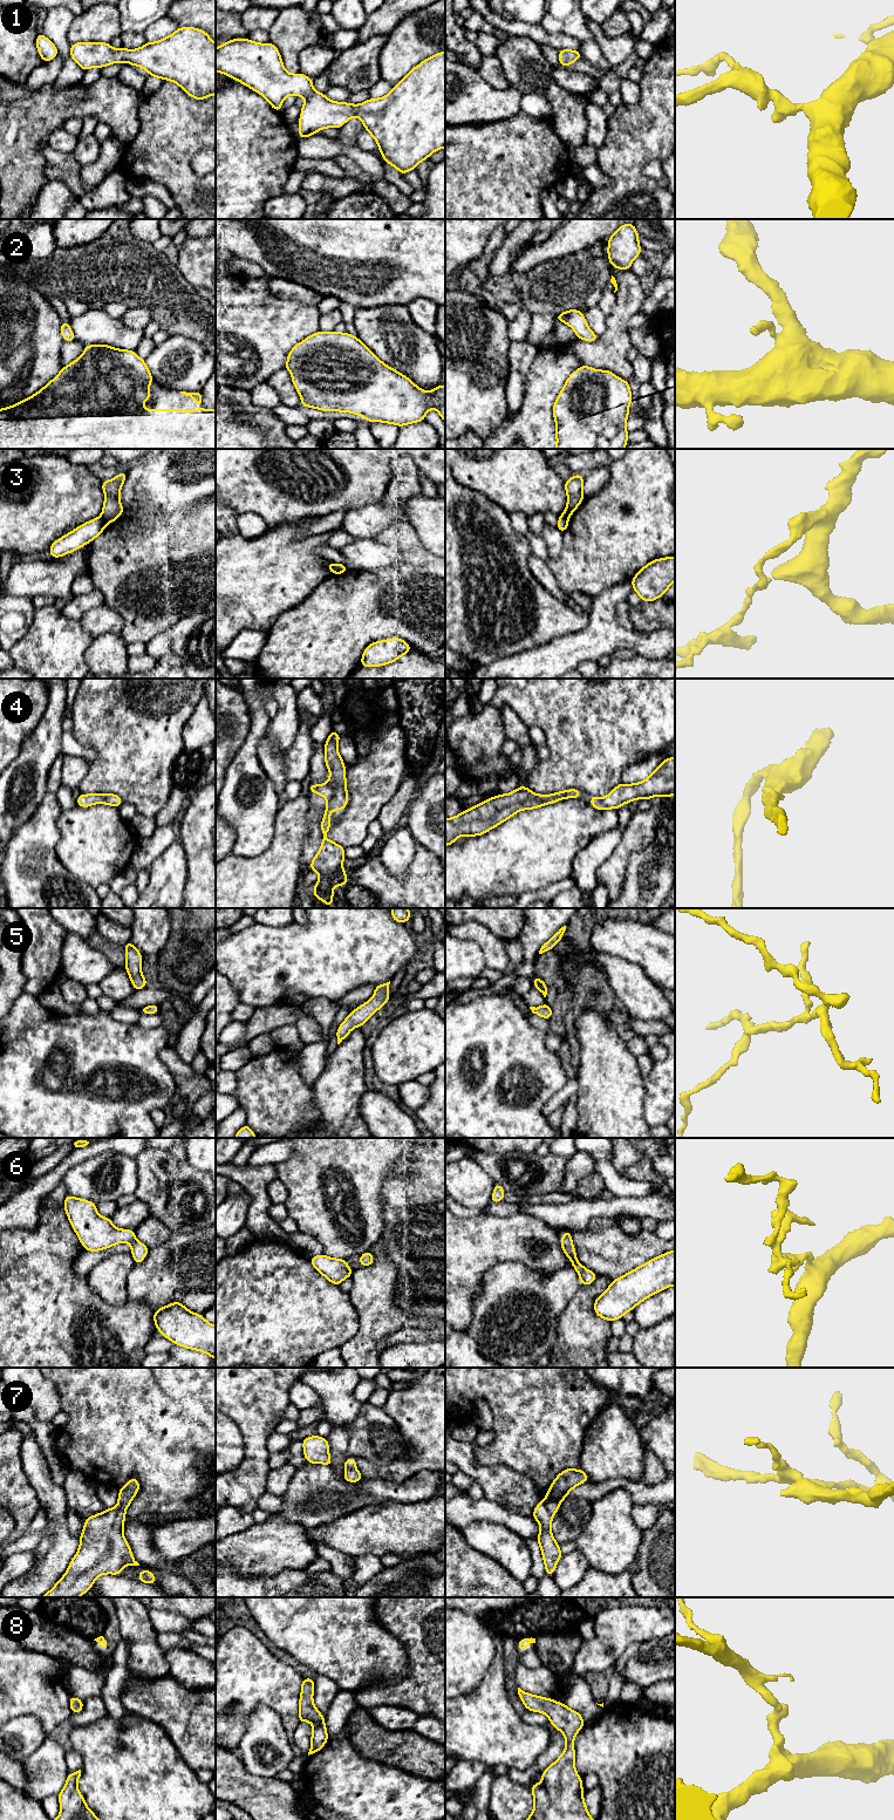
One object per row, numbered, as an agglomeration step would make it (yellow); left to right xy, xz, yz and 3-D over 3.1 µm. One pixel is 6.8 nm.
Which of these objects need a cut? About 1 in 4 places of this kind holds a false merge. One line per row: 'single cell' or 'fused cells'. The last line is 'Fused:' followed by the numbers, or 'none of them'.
1: single cell
2: single cell
3: fused cells
4: single cell
5: single cell
6: single cell
7: single cell
8: single cell
Fused: 3

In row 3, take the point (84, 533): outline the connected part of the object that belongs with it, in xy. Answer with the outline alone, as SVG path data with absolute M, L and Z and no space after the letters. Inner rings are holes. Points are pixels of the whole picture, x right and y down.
M101 516L80 525L52 544L49 548L52 558L55 559L66 555L83 547L100 536L105 526L107 522Z

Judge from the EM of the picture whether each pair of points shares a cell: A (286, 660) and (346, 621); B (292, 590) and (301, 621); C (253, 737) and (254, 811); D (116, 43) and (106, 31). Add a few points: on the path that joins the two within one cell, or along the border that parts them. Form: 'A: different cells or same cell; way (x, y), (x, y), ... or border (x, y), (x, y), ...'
A: same cell; way (301, 659), (331, 629)
B: different cells; border (315, 586), (295, 606), (284, 611), (273, 621)
C: same cell; way (246, 758), (232, 793), (234, 801)
D: different cells; border (118, 36), (109, 42)

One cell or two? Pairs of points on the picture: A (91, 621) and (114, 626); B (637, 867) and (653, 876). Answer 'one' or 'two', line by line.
A: one
B: one

